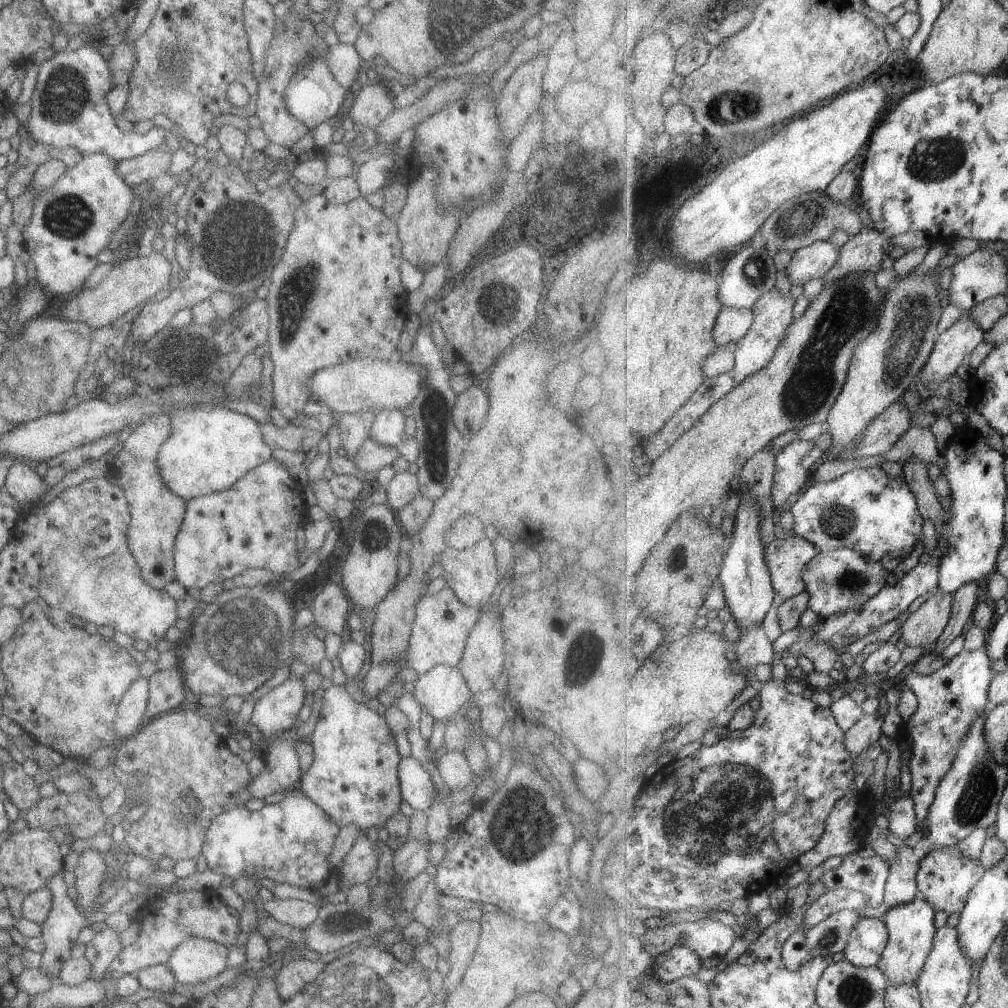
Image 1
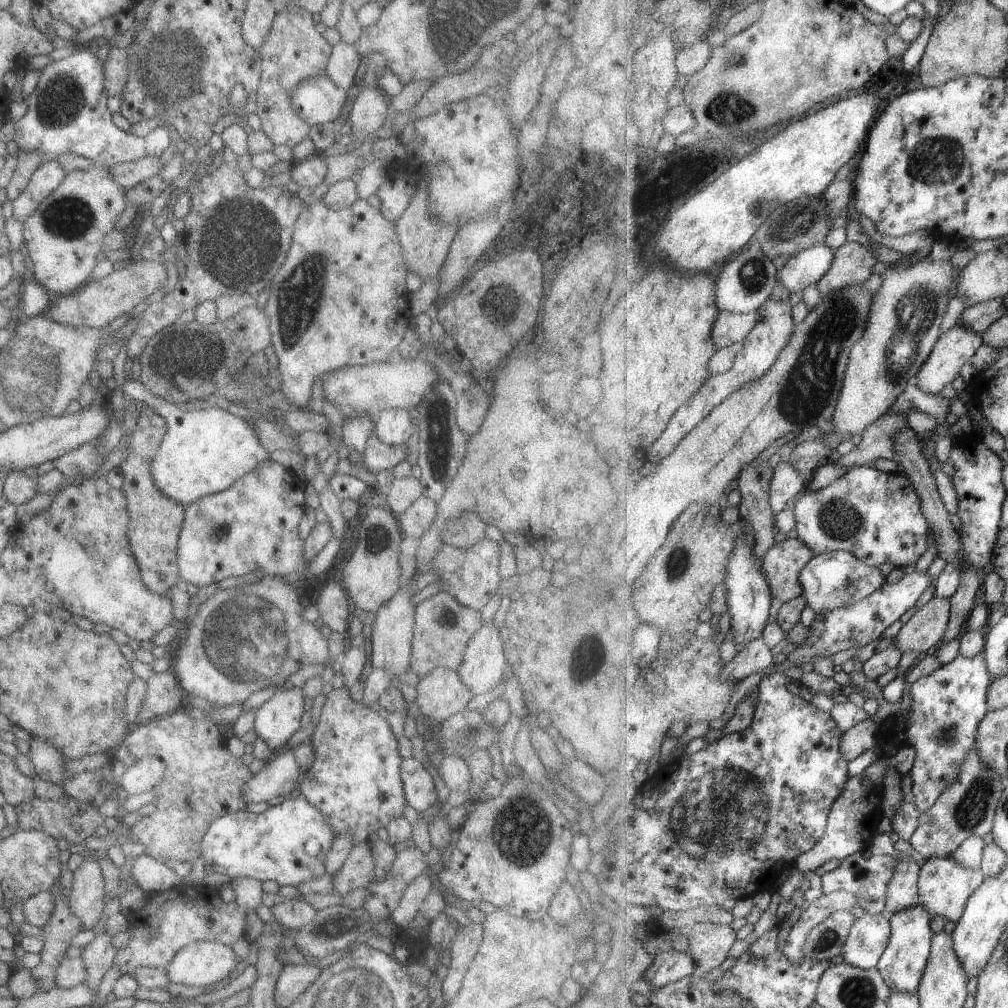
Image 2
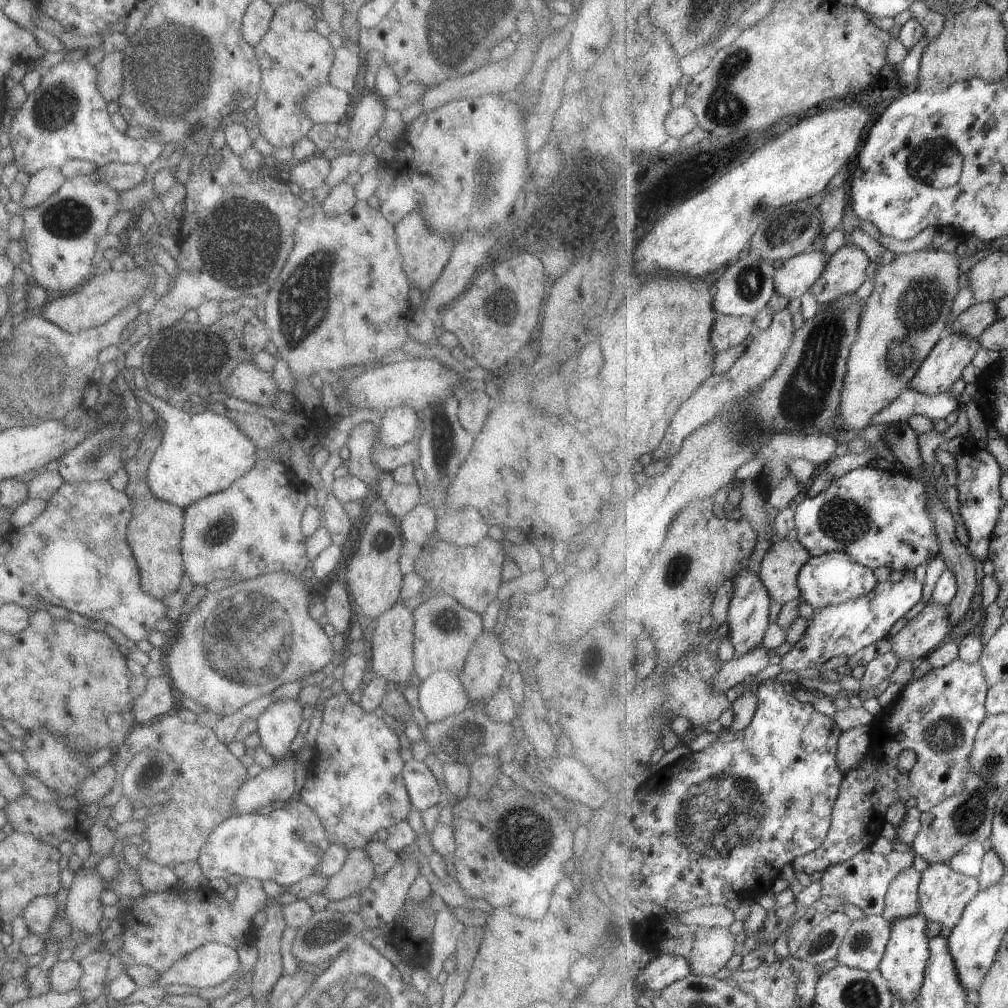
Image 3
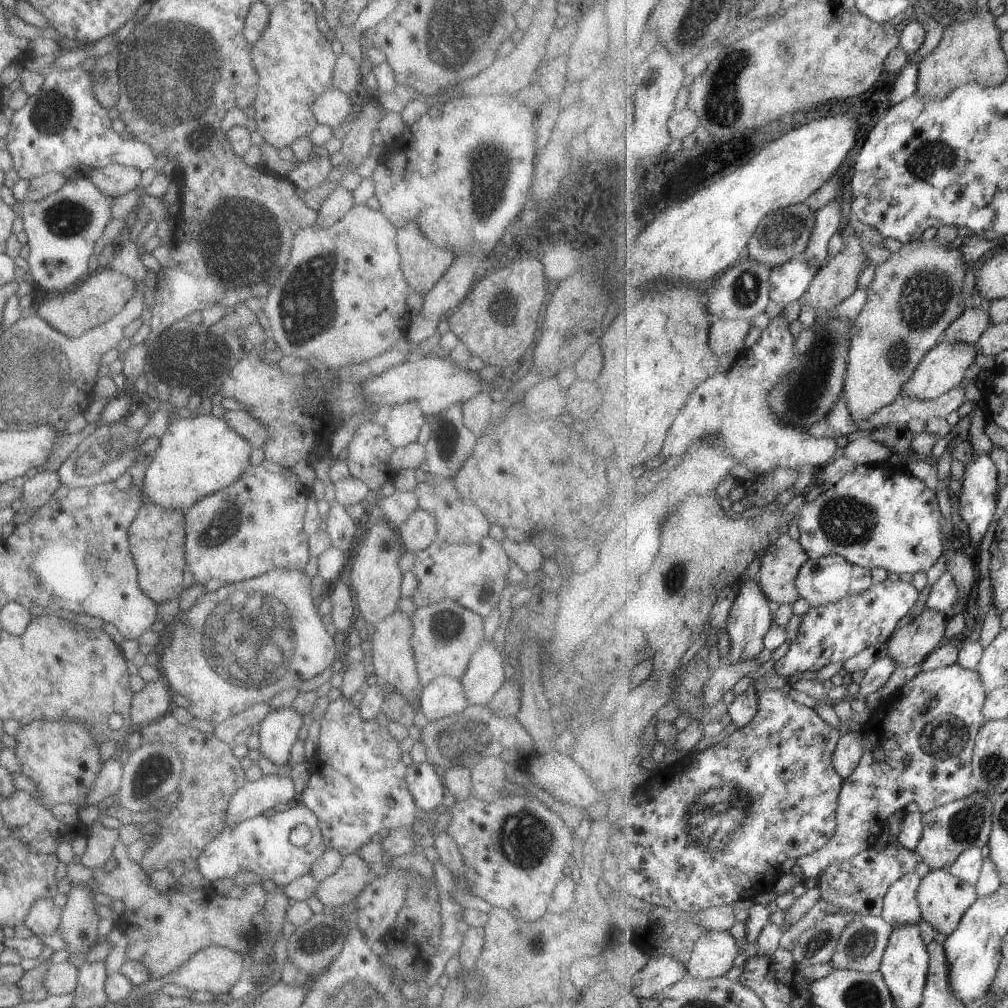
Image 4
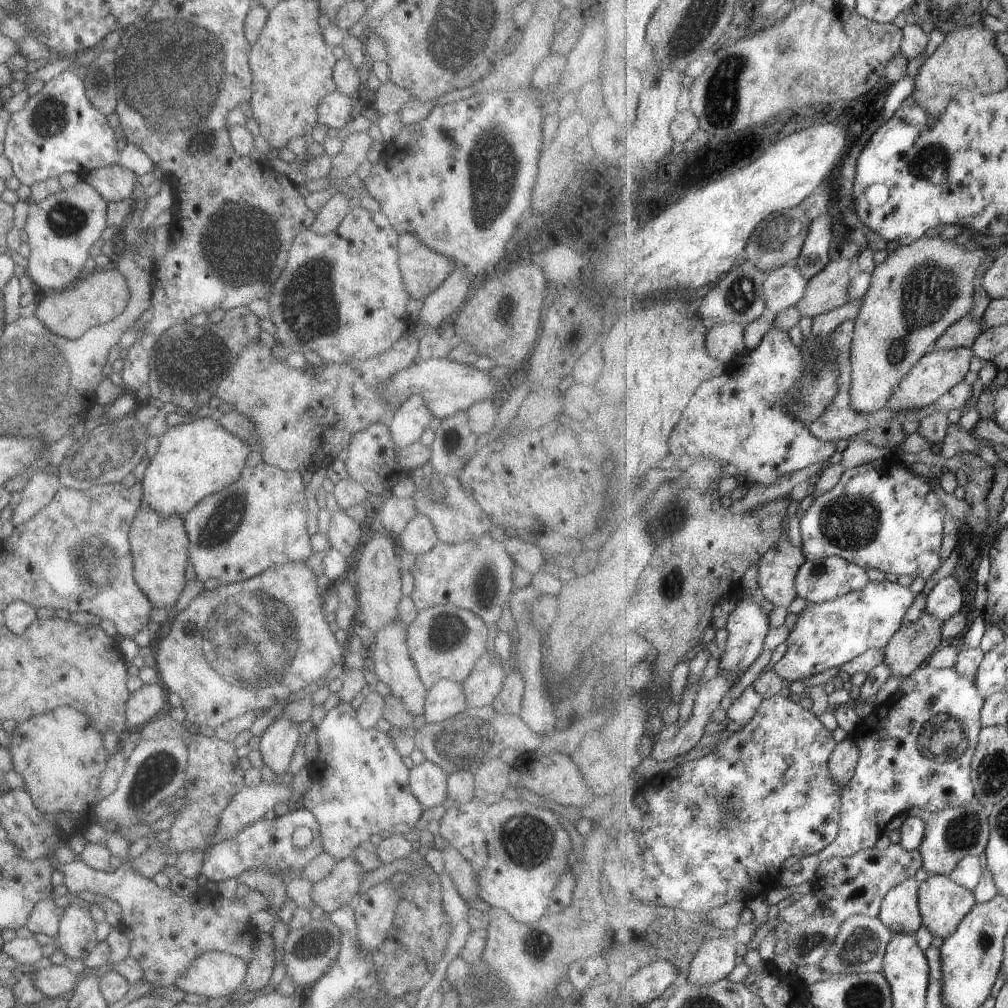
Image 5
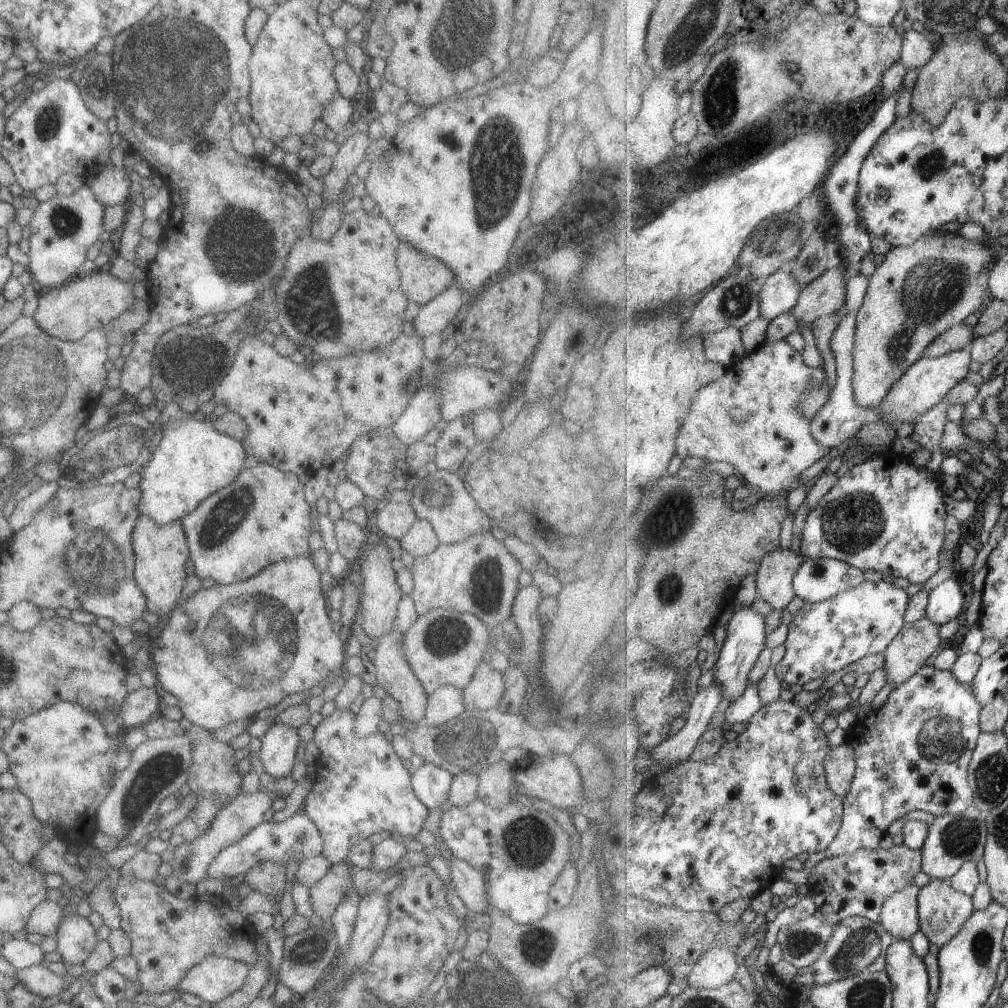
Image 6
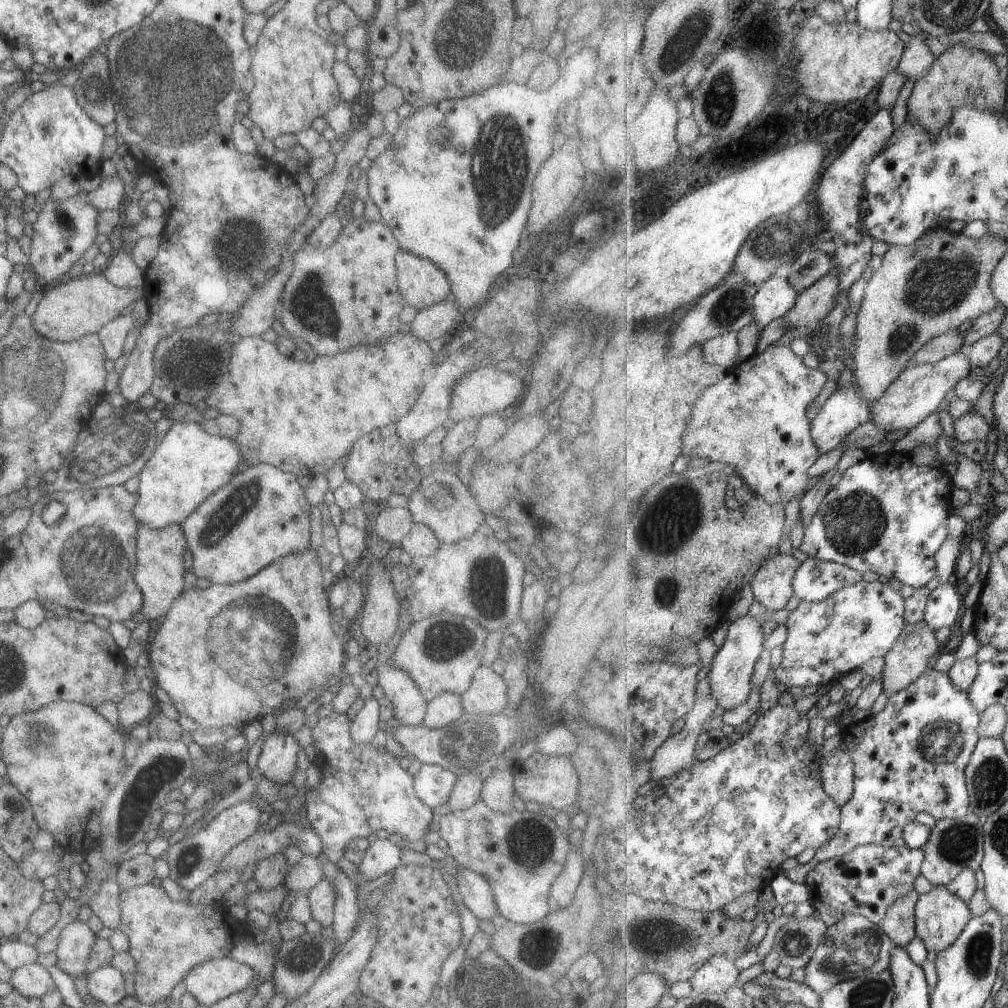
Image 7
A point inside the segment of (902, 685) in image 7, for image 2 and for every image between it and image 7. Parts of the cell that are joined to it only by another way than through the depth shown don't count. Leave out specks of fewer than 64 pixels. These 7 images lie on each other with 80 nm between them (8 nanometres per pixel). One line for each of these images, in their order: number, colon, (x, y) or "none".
2: (924, 632)
3: (927, 631)
4: (910, 645)
5: (912, 647)
6: (919, 642)

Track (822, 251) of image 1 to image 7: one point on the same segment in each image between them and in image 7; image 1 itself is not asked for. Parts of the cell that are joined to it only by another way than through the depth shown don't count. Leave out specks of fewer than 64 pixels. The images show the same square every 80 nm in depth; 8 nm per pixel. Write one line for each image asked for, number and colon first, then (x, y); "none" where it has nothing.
2: (807, 268)
3: (796, 276)
4: (790, 281)
5: (784, 287)
6: (780, 293)
7: (775, 298)

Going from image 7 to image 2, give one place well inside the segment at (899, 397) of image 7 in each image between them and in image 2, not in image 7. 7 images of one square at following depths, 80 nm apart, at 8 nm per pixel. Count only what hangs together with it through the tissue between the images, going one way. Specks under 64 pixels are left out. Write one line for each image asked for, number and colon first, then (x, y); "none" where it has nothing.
2: (958, 345)
3: (944, 366)
4: (941, 370)
5: (938, 372)
6: (928, 381)

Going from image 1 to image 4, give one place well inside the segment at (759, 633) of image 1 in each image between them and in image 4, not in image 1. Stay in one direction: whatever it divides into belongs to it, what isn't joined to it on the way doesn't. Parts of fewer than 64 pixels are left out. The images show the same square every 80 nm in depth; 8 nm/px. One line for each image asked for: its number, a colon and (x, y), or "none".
2: (757, 656)
3: (734, 672)
4: (722, 680)

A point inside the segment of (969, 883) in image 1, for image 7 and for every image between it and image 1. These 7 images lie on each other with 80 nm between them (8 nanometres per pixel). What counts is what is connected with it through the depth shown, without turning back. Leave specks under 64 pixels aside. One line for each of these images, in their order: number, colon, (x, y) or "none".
2: (945, 886)
3: (944, 894)
4: (944, 899)
5: (943, 903)
6: (943, 911)
7: (941, 916)

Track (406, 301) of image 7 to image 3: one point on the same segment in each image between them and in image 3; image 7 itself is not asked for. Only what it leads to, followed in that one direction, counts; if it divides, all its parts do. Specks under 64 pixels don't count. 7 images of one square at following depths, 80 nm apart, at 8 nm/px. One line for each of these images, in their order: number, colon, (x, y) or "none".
3: (423, 253)
4: (422, 263)
5: (421, 270)
6: (421, 277)

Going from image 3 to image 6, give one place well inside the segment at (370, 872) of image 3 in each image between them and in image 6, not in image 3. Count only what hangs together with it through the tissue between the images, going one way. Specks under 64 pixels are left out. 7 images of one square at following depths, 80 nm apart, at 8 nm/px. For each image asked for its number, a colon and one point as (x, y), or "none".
4: (344, 885)
5: (339, 888)
6: (324, 895)

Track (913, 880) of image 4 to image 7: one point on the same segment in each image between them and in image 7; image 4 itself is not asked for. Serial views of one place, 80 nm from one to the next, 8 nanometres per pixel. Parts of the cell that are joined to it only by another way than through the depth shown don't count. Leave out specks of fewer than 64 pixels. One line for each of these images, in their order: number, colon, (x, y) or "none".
5: (900, 911)
6: (900, 916)
7: (900, 923)

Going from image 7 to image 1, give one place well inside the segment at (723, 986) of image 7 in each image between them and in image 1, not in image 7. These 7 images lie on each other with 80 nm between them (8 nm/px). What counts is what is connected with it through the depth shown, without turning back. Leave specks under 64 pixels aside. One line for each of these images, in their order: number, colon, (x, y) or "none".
1: (711, 939)
2: (711, 943)
3: (714, 947)
4: (715, 953)
5: (716, 959)
6: (718, 965)

